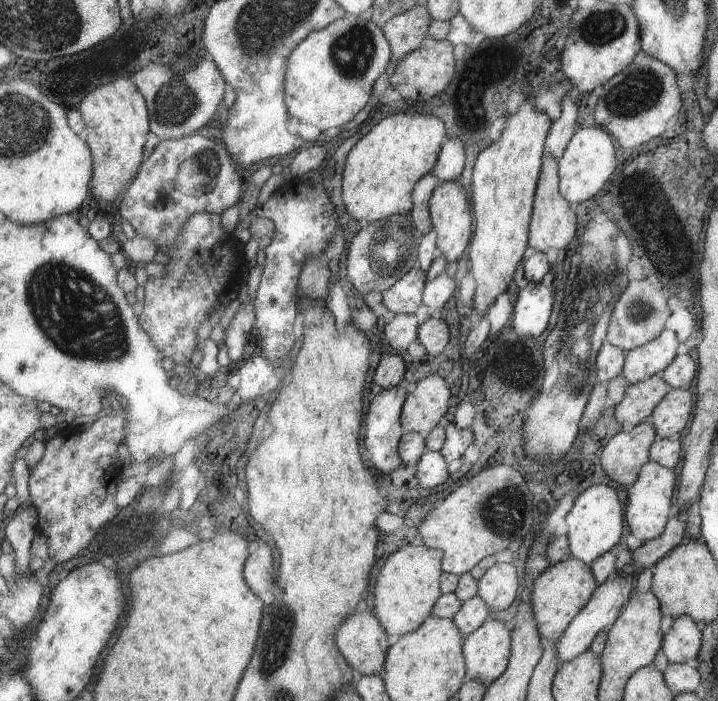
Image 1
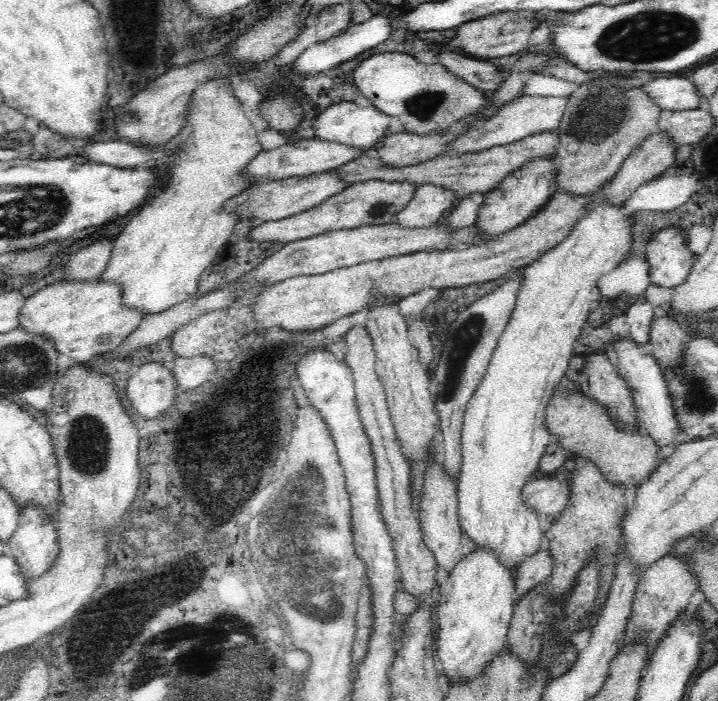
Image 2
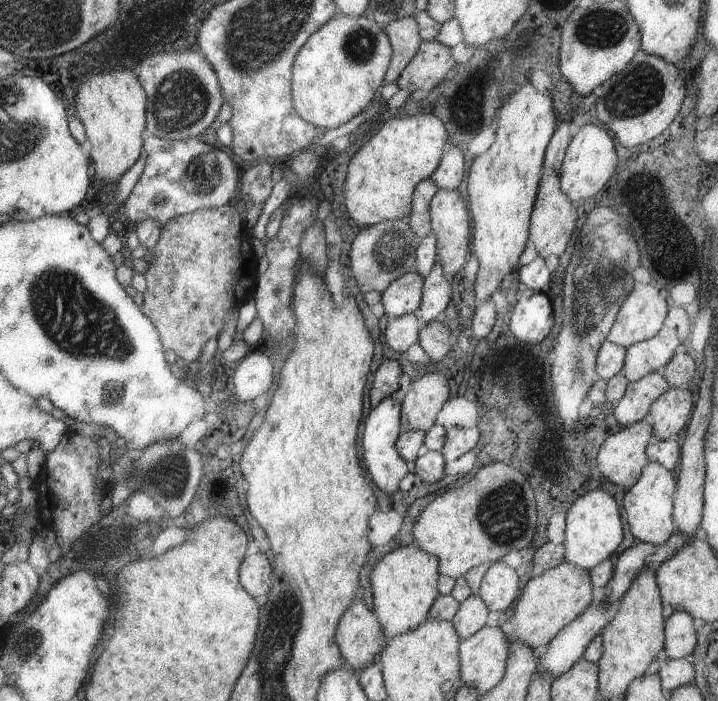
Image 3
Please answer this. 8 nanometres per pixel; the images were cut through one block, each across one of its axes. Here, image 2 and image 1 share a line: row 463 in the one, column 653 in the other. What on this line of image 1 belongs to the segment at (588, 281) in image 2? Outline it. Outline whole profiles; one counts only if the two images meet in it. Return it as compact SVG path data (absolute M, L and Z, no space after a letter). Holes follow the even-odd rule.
M647 462L641 468L635 484L631 488L627 488L627 498L625 498L625 504L623 504L627 528L637 540L641 540L641 542L657 540L665 532L667 522L671 520L669 518L669 506L671 506L673 490L675 490L673 470L667 470L665 466L655 464L655 462Z

